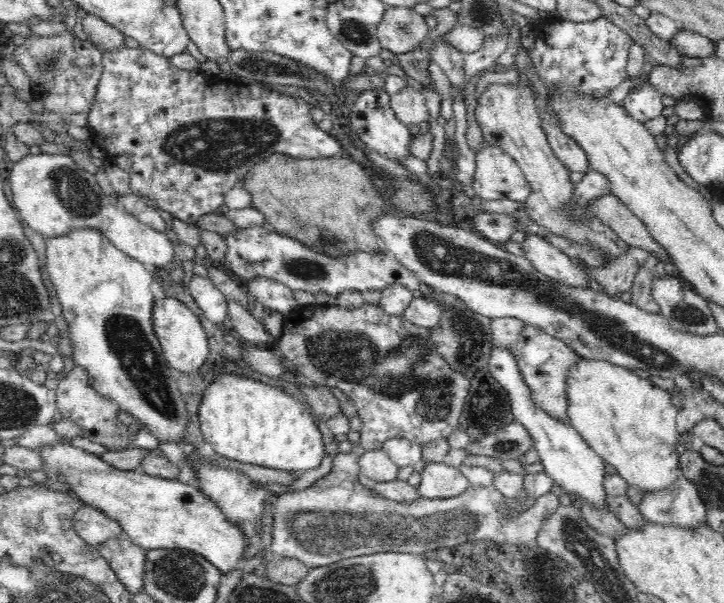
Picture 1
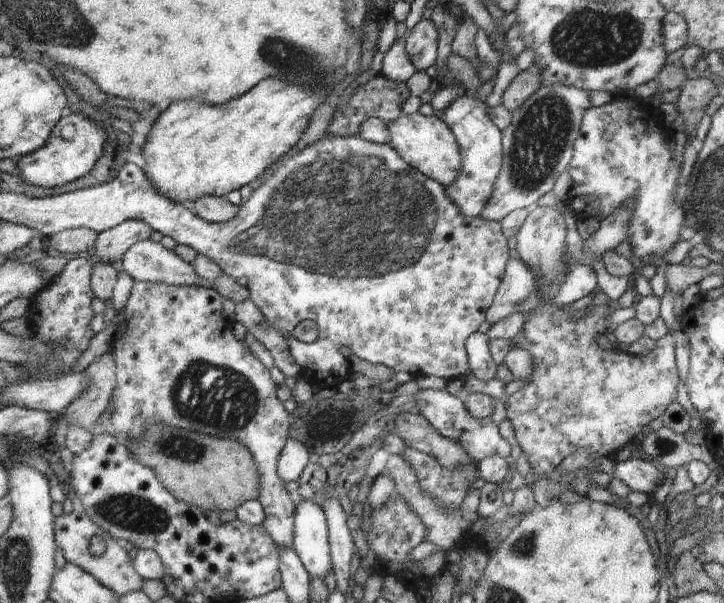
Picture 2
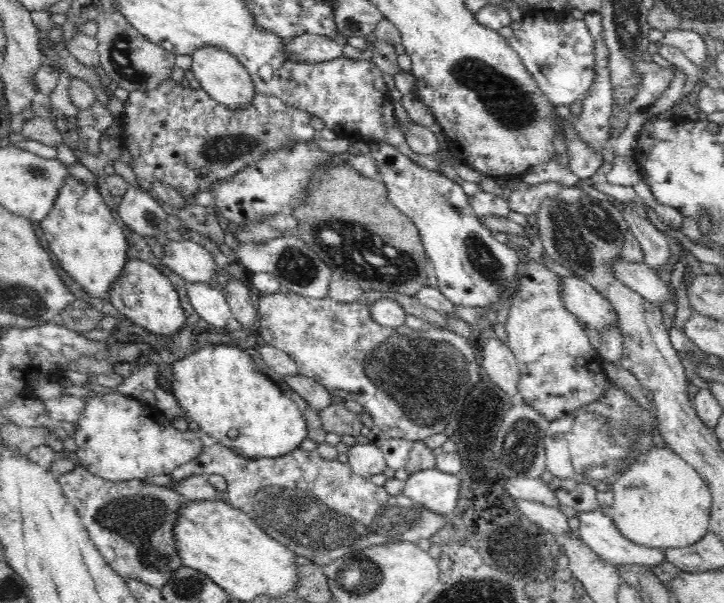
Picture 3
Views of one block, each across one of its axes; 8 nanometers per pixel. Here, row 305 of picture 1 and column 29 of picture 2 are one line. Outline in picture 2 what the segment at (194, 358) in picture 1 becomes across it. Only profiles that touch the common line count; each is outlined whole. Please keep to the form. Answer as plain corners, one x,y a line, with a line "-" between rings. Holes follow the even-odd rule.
66,113
52,129
48,140
36,152
16,160
15,172
23,182
44,188
55,188
86,176
104,150
106,134
96,119
84,118
82,114

